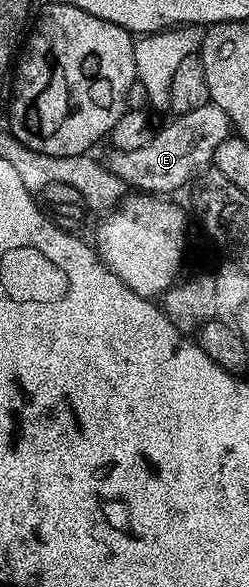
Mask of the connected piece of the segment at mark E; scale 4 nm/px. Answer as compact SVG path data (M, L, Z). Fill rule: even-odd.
M205 103L200 109L174 117L167 127L151 134L148 145L115 154L112 170L127 188L142 193L170 193L185 183L193 184L213 164L216 149L232 135L232 124L224 109ZM136 187L136 188L132 188Z

